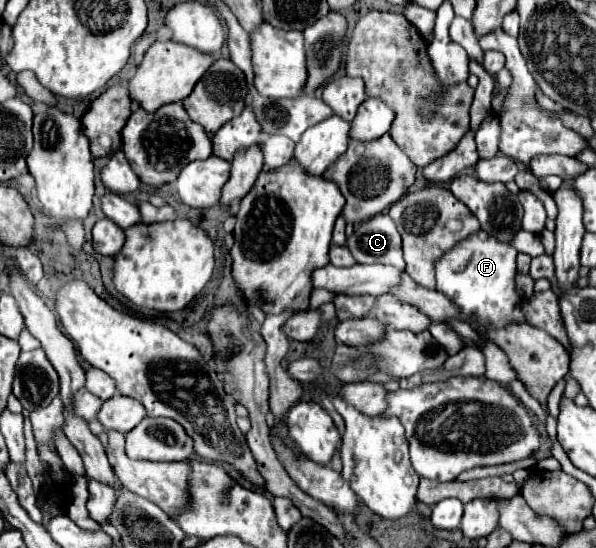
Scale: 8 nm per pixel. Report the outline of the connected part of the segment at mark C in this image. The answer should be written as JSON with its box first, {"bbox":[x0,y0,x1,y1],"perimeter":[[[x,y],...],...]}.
{"bbox":[346,213,404,271],"perimeter":[[[378,213],[354,227],[346,247],[354,255],[356,263],[382,263],[400,271],[404,269],[402,241],[394,221],[386,213]]]}

